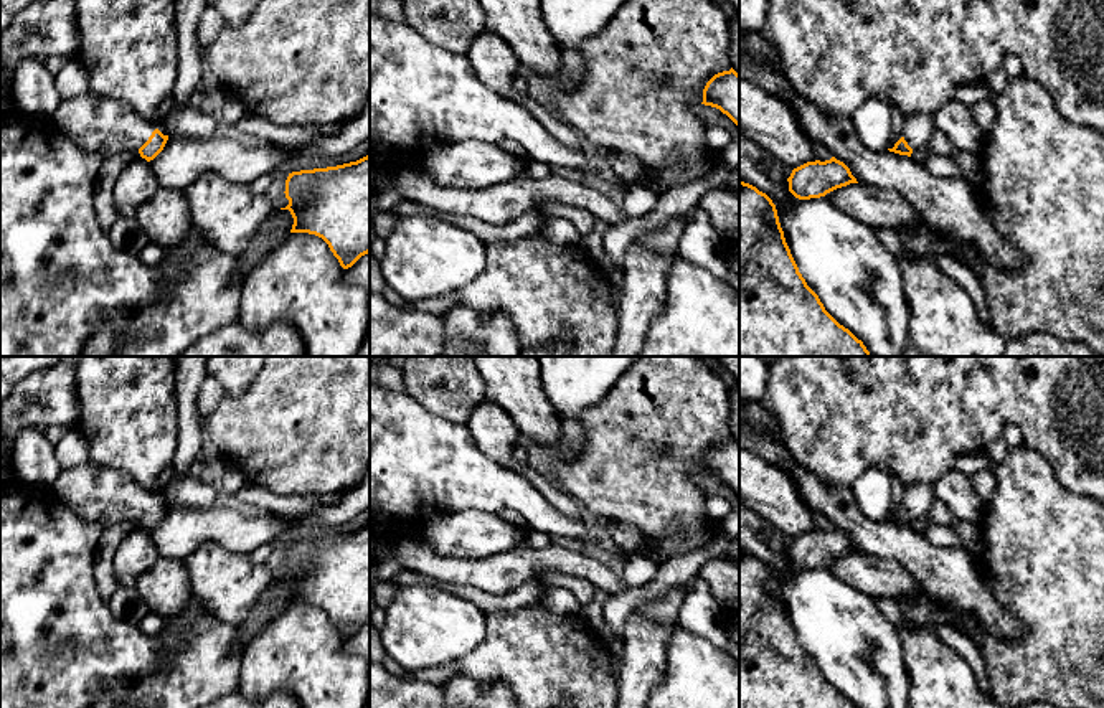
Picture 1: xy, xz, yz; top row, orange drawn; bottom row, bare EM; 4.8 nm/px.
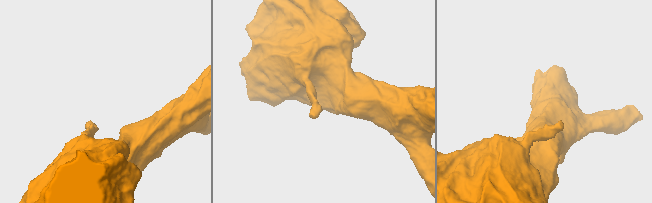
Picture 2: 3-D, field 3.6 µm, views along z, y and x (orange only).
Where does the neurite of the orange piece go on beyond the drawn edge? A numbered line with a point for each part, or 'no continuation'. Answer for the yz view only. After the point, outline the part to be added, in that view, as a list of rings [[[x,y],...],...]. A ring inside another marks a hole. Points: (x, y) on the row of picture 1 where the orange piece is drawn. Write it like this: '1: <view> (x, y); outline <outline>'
1: yz (918, 129); outline [[[931,114],[906,116],[903,137],[913,150],[929,149],[929,142],[934,132],[936,124]]]

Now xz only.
no continuation

